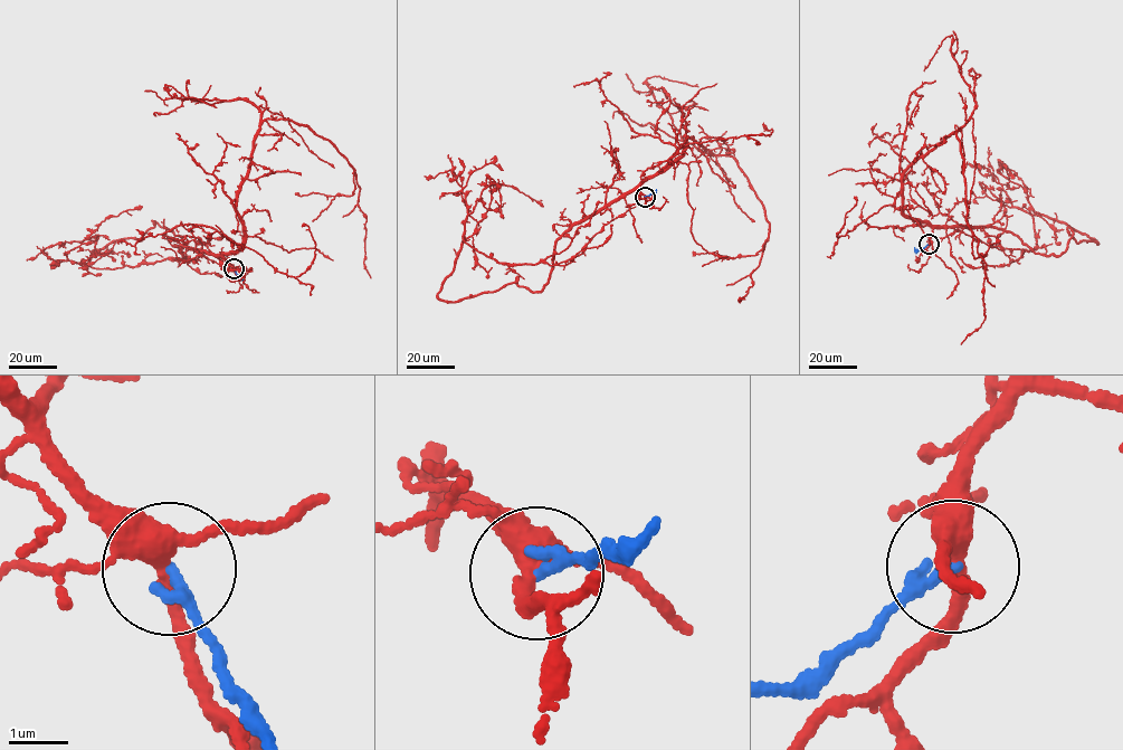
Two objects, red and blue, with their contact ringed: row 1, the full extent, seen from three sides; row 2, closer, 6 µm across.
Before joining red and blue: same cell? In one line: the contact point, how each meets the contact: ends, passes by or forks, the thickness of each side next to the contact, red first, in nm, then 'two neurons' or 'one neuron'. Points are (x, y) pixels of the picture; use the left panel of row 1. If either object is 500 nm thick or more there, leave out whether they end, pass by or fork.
at (234, 268); red forks there; blue ends there; 360 nm thick on the red side, 200 nm on the other; two neurons

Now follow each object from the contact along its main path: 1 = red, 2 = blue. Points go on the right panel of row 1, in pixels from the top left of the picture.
1: (929, 244), (931, 225), (903, 214), (903, 173), (960, 129), (967, 225), (986, 264), (984, 320), (960, 344)
2: (929, 244), (917, 250), (914, 247)

